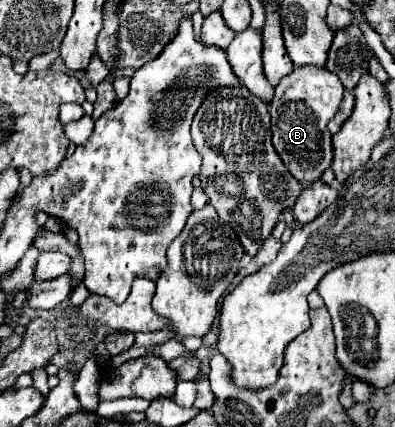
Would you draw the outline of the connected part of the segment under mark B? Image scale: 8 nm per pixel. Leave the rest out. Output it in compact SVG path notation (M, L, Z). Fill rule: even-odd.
M295 67L277 87L269 105L273 145L281 161L287 165L291 175L303 185L319 181L321 175L331 167L333 147L327 121L337 113L343 97L343 85L339 77L329 73L325 67Z

